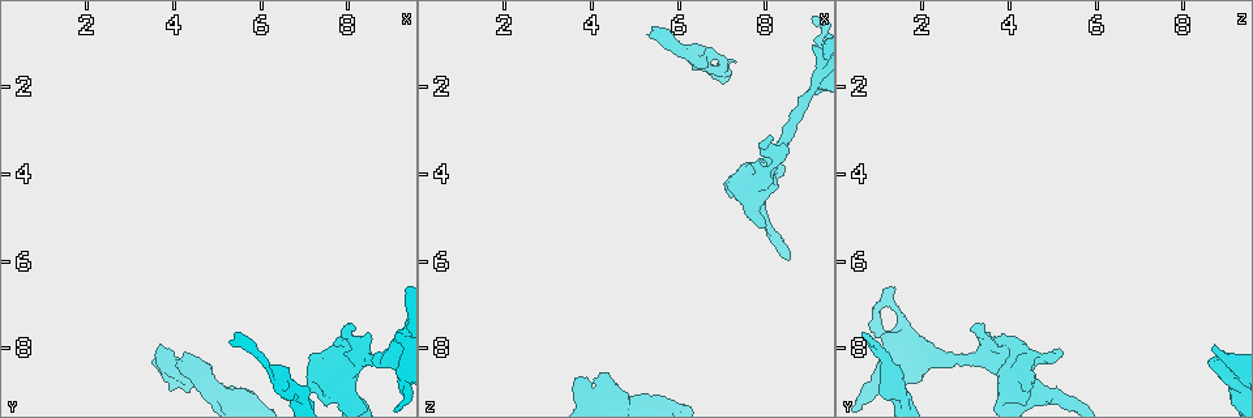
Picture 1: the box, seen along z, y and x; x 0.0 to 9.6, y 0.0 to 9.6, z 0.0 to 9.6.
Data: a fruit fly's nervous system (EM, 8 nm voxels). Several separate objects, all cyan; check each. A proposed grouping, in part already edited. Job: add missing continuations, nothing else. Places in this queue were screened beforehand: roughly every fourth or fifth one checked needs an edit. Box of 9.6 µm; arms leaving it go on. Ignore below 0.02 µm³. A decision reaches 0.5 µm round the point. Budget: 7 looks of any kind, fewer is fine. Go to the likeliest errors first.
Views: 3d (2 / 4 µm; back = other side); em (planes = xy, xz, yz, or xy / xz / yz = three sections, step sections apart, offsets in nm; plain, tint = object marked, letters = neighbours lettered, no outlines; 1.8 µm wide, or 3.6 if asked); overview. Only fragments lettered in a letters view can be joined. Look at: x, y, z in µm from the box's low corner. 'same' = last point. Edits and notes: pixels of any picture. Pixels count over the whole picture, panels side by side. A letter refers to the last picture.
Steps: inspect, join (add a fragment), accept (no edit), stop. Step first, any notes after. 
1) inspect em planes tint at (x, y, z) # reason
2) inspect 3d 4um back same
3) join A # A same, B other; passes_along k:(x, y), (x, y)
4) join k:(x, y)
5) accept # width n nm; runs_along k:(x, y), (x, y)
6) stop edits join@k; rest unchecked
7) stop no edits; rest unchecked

inspect 3d 2um at (5.35, 7.70, 0.60) # thin end

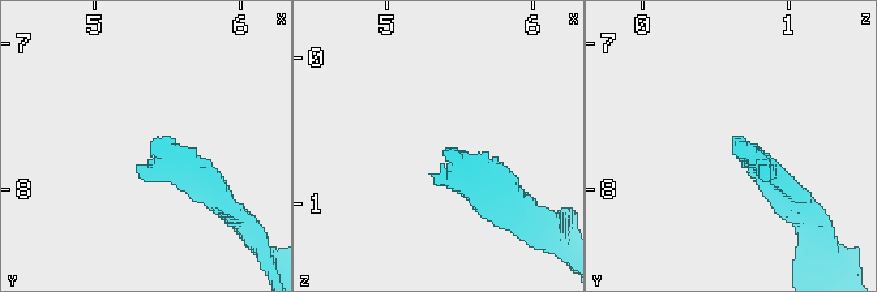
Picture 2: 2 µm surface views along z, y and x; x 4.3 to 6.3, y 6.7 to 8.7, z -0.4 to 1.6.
inspect em yz step 8 letters at (5.42, 7.72, 0.60) # shape alone is not enough

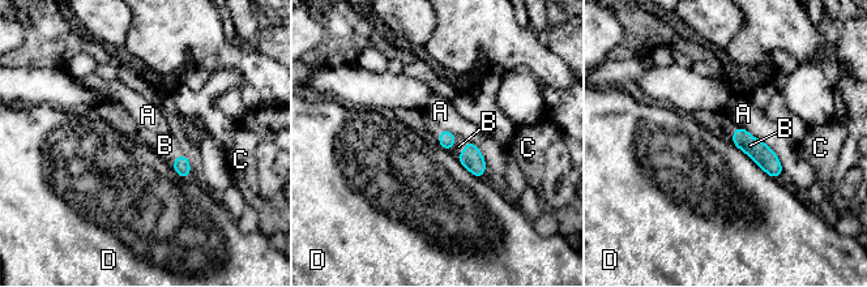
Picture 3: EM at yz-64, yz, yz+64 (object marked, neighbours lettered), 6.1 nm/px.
join B # A other, B same, C other, D other; passes_along 3:(182, 167), (175, 158), (165, 145); the neuron continues

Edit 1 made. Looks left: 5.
inspect 3d 2um at (3.75, 8.00, 8.65) # free end

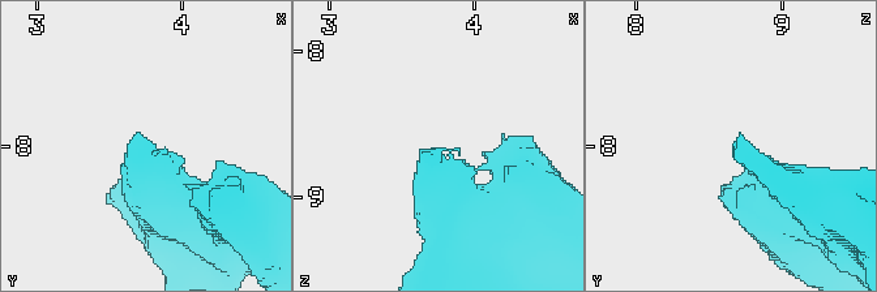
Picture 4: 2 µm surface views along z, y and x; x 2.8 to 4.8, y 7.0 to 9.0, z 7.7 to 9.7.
inspect em planes letters at (3.82, 7.98, 8.66) # need the tissue

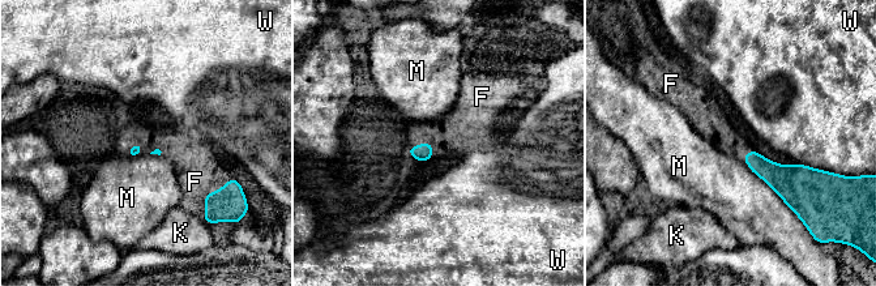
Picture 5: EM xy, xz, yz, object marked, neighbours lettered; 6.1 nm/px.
join F # F same, K other, M other, W other; it goes on there

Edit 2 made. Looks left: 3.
inspect overview # redraw

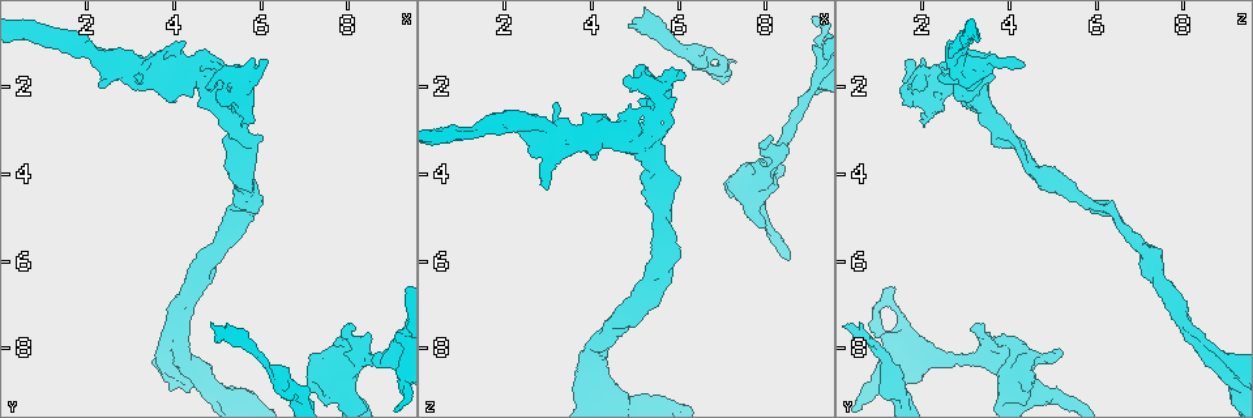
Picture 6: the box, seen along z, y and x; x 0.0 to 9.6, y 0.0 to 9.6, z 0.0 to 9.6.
inspect 3d 4um at (7.65, 8.40, 4.25) # thick turns thin

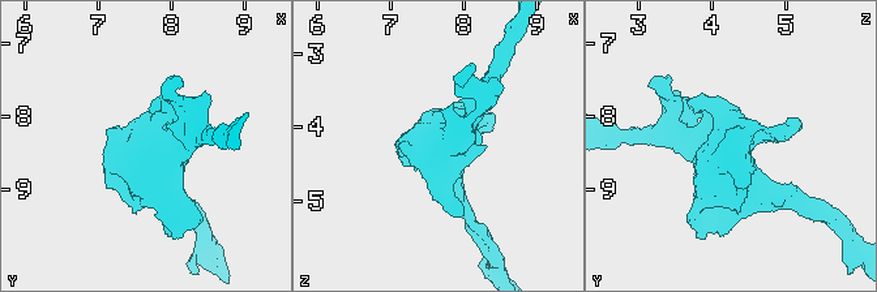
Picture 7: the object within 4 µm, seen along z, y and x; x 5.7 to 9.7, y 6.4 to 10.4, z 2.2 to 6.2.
inspect em 3.6um planes letters at (7.70, 8.30, 4.25) # shape alone is not enough

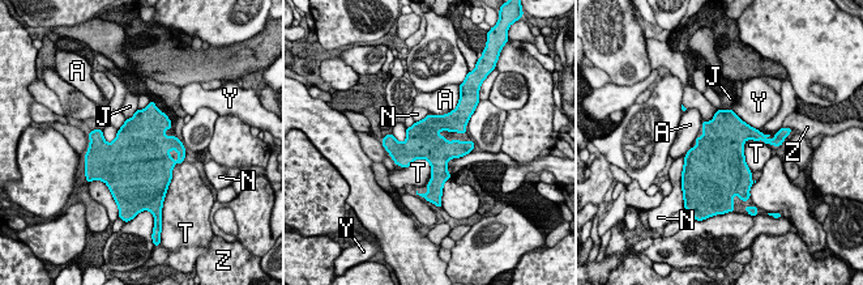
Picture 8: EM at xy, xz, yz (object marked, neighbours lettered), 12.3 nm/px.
accept # longest_contact Y 420 nm; A other, J other, N other, T other, Y other, Z other; none of them fits

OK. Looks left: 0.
stop edits join@3, join@5; rest unchecked

